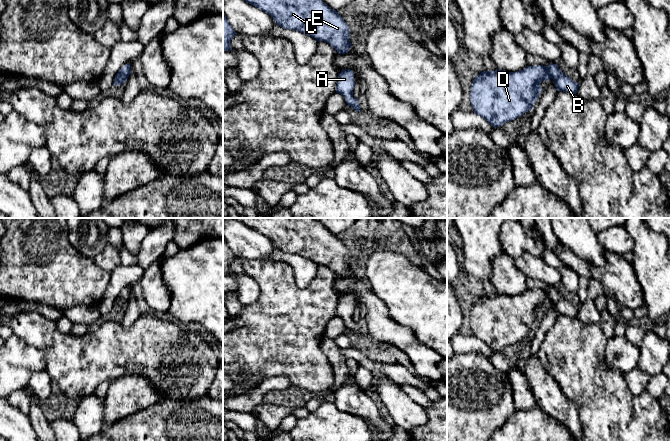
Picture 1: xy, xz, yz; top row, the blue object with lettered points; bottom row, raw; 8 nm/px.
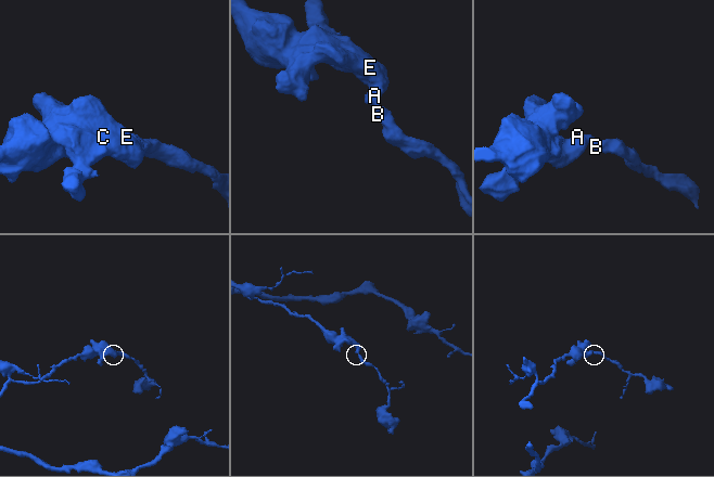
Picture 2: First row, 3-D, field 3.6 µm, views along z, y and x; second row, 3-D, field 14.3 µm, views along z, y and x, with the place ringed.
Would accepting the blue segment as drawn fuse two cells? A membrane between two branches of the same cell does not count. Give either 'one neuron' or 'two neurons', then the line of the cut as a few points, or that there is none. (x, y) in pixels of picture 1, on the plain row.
one neuron; cut none

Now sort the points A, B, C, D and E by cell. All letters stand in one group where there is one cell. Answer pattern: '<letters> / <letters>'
A B C D E

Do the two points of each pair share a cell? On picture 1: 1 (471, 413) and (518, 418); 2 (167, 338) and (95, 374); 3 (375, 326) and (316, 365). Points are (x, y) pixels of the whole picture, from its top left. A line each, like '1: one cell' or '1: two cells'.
1: two cells
2: one cell
3: two cells

